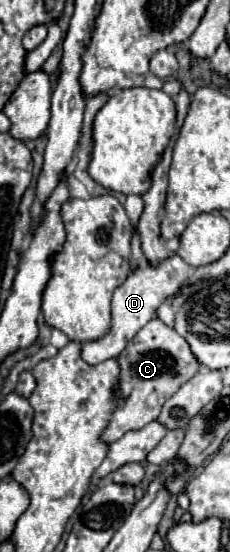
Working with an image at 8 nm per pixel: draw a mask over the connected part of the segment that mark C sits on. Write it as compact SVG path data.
M148 322L118 356L118 364L120 378L114 390L118 394L118 406L112 412L112 420L102 434L104 444L112 444L126 432L140 430L156 420L162 404L180 388L180 384L190 380L200 370L200 364L194 360L194 354L190 352L186 340L164 322Z

